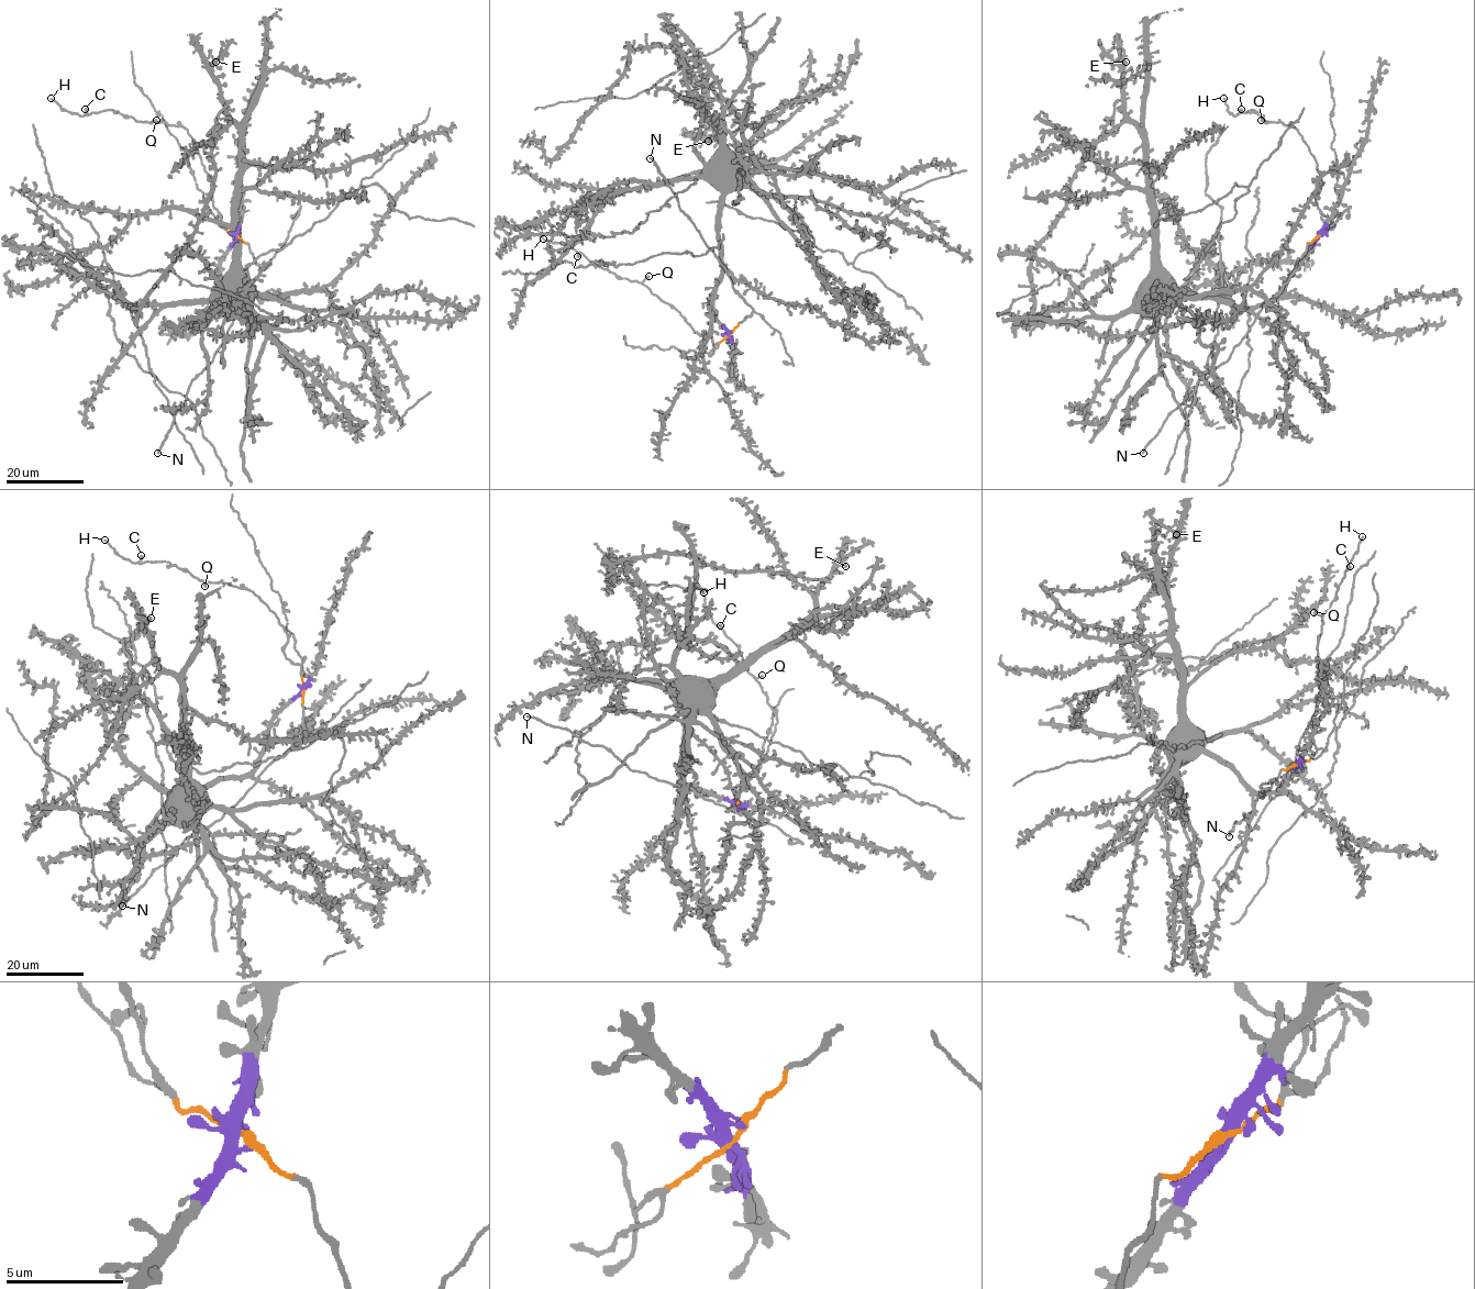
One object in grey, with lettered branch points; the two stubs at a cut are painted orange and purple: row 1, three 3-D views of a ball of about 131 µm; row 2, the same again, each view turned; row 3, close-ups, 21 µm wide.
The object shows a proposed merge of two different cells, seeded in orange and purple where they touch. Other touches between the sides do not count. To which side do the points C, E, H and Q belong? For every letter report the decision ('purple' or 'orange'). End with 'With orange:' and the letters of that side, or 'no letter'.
C: orange
E: purple
H: orange
Q: orange
With orange: C, H, Q

